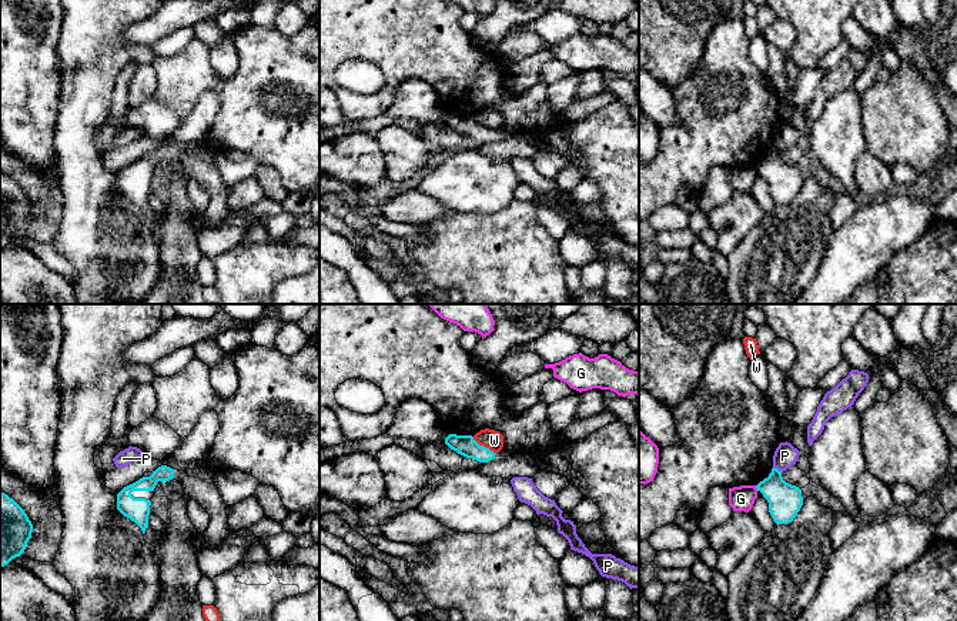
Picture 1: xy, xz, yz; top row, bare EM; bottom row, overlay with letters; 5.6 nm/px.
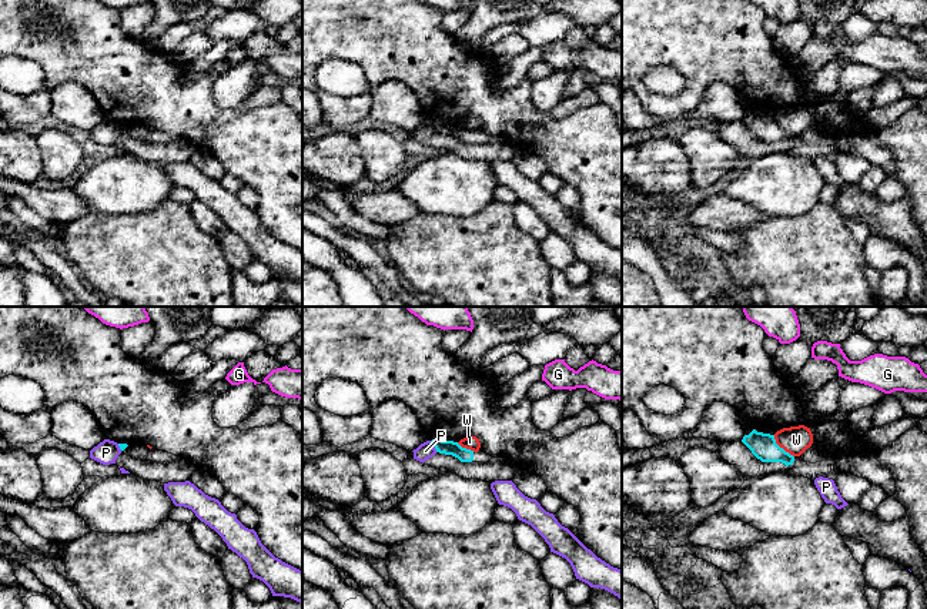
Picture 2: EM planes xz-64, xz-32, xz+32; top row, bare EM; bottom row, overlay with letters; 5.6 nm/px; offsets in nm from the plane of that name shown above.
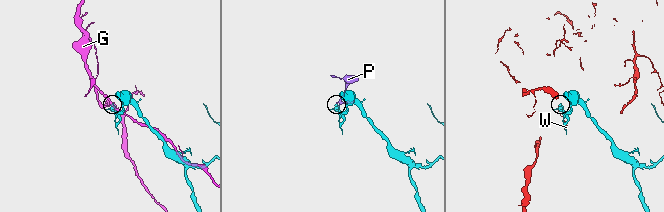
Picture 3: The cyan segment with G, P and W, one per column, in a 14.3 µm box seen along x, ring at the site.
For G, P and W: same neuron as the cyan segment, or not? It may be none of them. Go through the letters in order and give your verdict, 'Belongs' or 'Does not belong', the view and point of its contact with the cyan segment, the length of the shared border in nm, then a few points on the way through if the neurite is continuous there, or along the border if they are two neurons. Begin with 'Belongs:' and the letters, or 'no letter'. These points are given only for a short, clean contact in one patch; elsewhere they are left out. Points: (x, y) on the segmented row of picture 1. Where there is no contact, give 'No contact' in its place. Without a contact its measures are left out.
Belongs: no letter
G: Does not belong. Touches cyan at yz (756, 487). Shared border 40 nm
P: Does not belong. Touches cyan at yz (776, 468). Shared border 70 nm. Boundary: yz (773, 466), (782, 471)
W: Does not belong. Touches cyan at xz (482, 446). Shared border 170 nm

